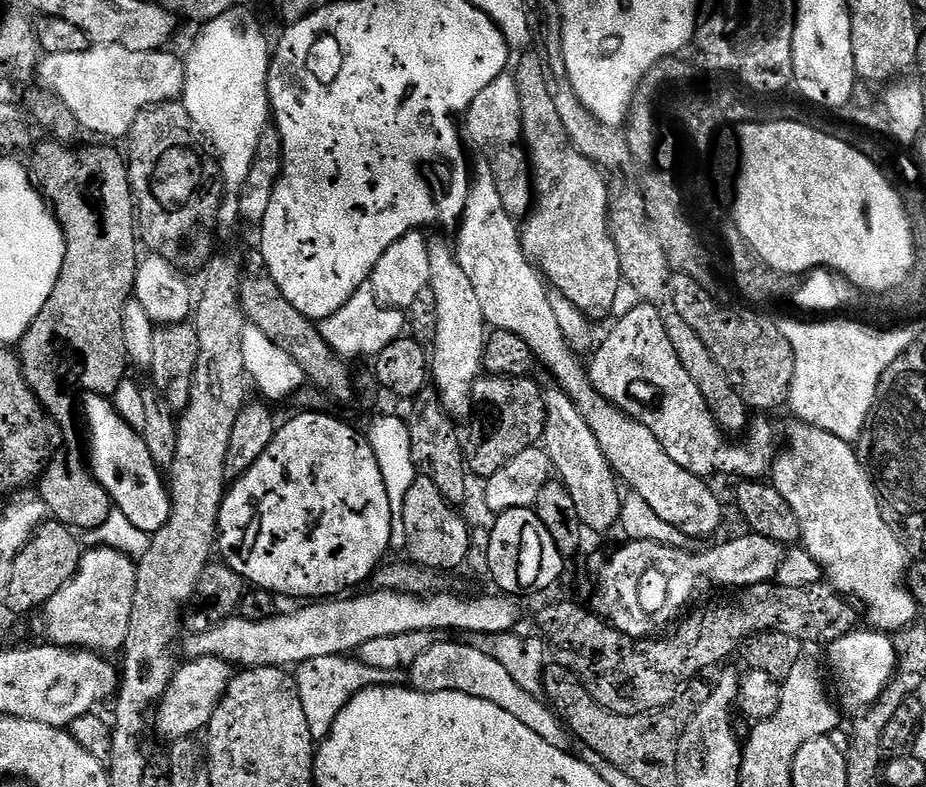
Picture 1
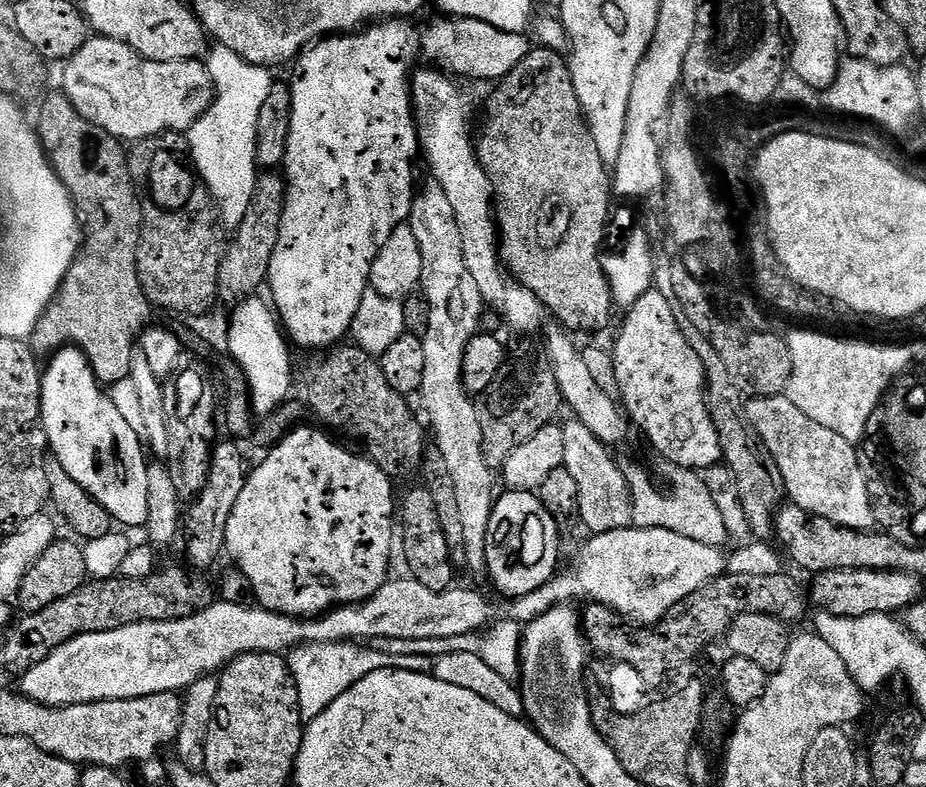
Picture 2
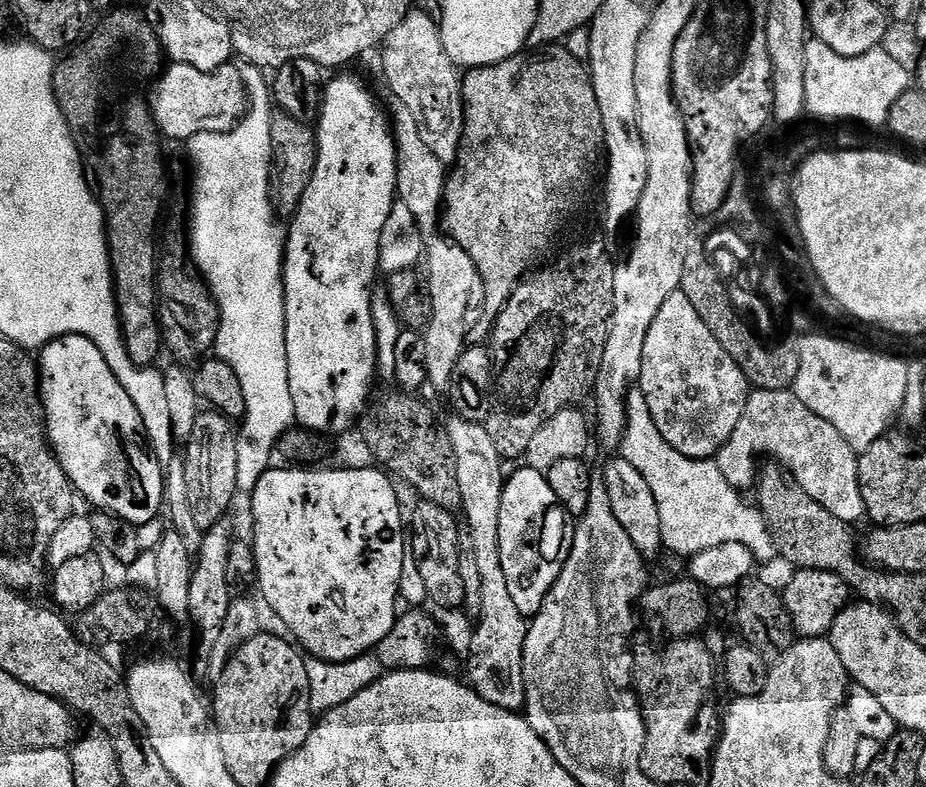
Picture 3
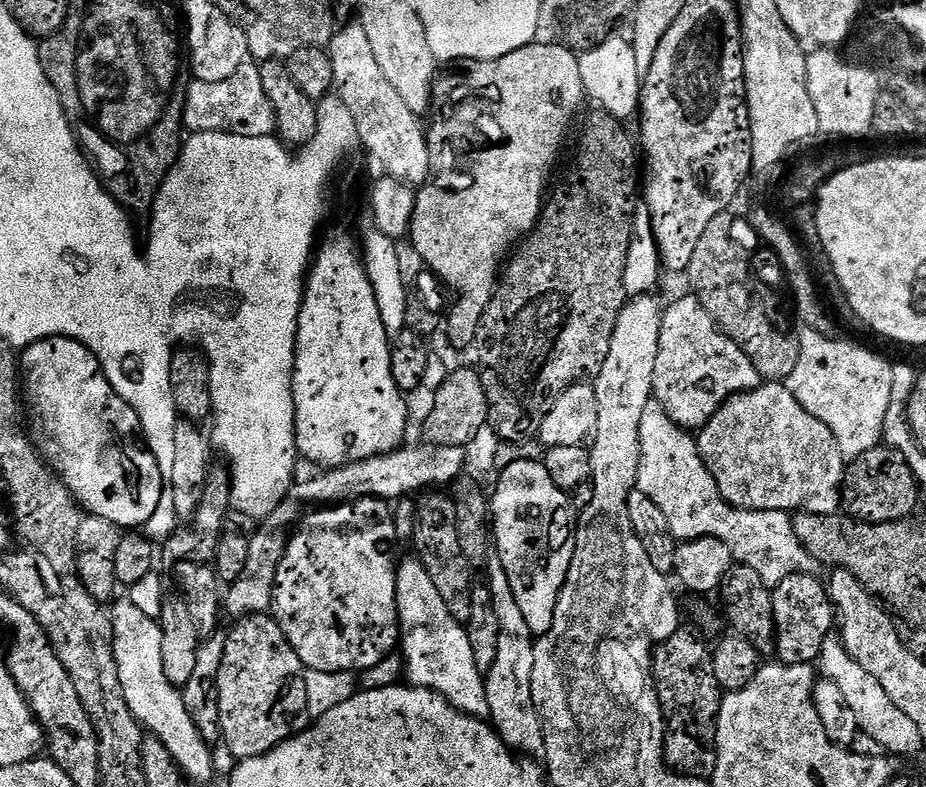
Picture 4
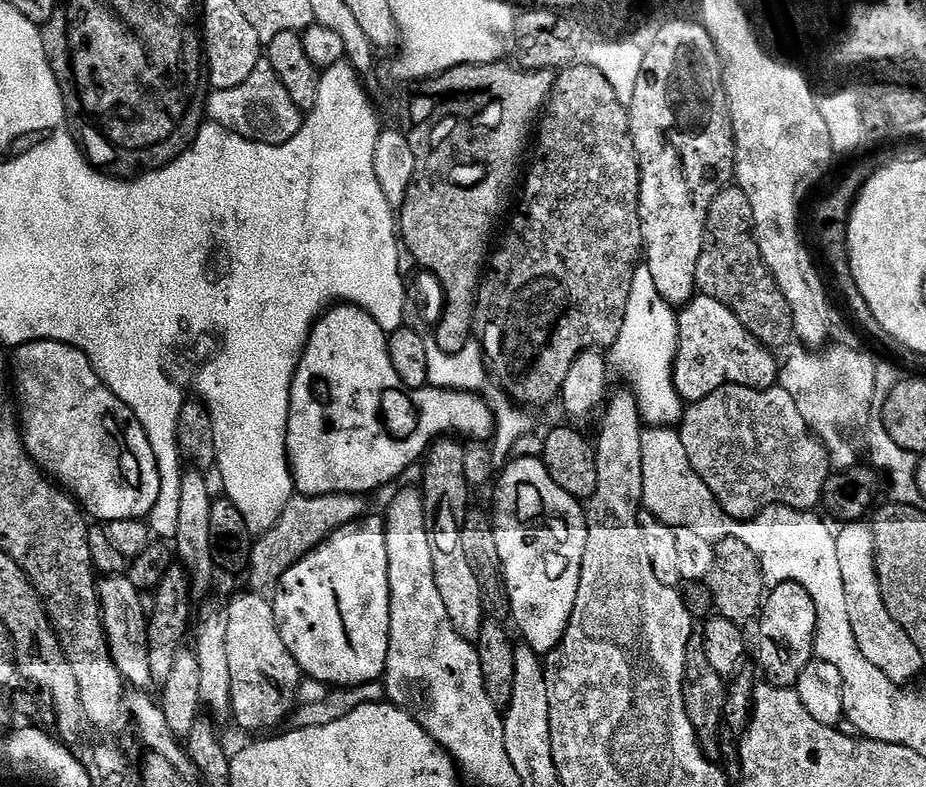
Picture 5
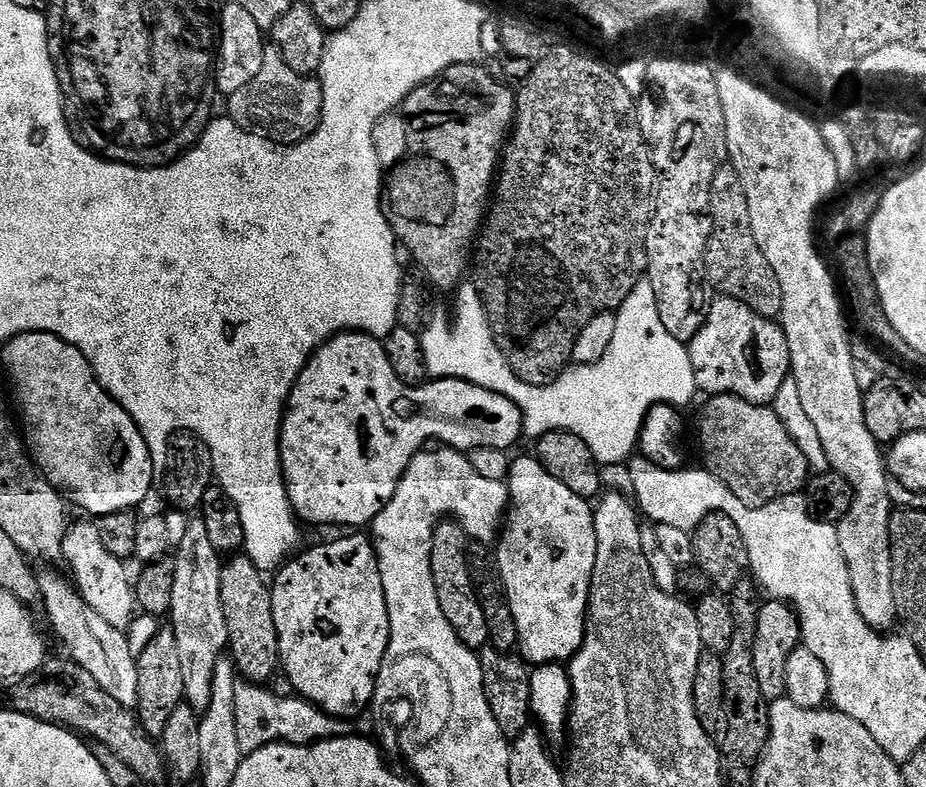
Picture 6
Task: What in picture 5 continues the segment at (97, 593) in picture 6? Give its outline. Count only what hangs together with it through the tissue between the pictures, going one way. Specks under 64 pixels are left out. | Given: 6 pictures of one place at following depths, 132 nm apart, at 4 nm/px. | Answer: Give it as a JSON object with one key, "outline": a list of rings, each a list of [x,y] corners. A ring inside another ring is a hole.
{"outline":[[[124,574],[101,579],[98,591],[104,633],[108,636],[108,649],[112,651],[112,661],[116,663],[121,676],[133,689],[150,689],[154,681],[150,674],[148,622],[143,608],[139,606],[140,591],[128,581],[127,575]]]}

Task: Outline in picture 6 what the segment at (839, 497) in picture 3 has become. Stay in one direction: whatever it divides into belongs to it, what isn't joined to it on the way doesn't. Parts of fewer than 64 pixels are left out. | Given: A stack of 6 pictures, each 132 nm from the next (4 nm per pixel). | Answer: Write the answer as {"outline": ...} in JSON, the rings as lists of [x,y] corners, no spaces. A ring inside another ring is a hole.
{"outline":[[[714,396],[707,401],[709,404],[705,406],[700,412],[700,421],[696,424],[696,436],[700,439],[700,456],[704,461],[702,461],[703,467],[707,471],[712,472],[716,475],[720,481],[729,488],[733,494],[735,494],[737,500],[741,500],[747,508],[761,508],[766,506],[770,502],[774,502],[778,498],[783,496],[794,496],[797,495],[807,485],[810,479],[810,471],[808,468],[807,460],[802,451],[799,450],[798,446],[794,442],[794,438],[786,430],[786,426],[783,425],[782,419],[778,416],[772,406],[765,406],[762,404],[751,404],[746,402],[742,398],[737,396]]]}

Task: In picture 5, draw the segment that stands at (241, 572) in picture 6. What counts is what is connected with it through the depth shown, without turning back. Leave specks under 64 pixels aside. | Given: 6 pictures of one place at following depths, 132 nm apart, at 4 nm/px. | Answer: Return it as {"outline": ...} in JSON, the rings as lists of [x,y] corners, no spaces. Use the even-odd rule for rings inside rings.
{"outline":[[[244,590],[244,592],[240,592],[236,597],[233,598],[232,601],[226,604],[226,609],[228,611],[229,617],[227,619],[227,641],[226,641],[226,649],[227,649],[227,663],[230,666],[230,698],[232,699],[231,704],[231,719],[236,719],[236,724],[241,728],[244,732],[260,732],[256,734],[264,734],[267,728],[276,728],[279,729],[281,725],[280,723],[283,720],[287,721],[289,717],[291,717],[294,709],[297,707],[296,703],[296,691],[299,688],[299,684],[302,679],[302,673],[300,667],[298,666],[298,662],[289,652],[286,650],[286,642],[282,642],[282,634],[280,633],[280,627],[276,624],[276,609],[274,607],[273,601],[269,599],[267,595],[261,594],[259,592]]]}

